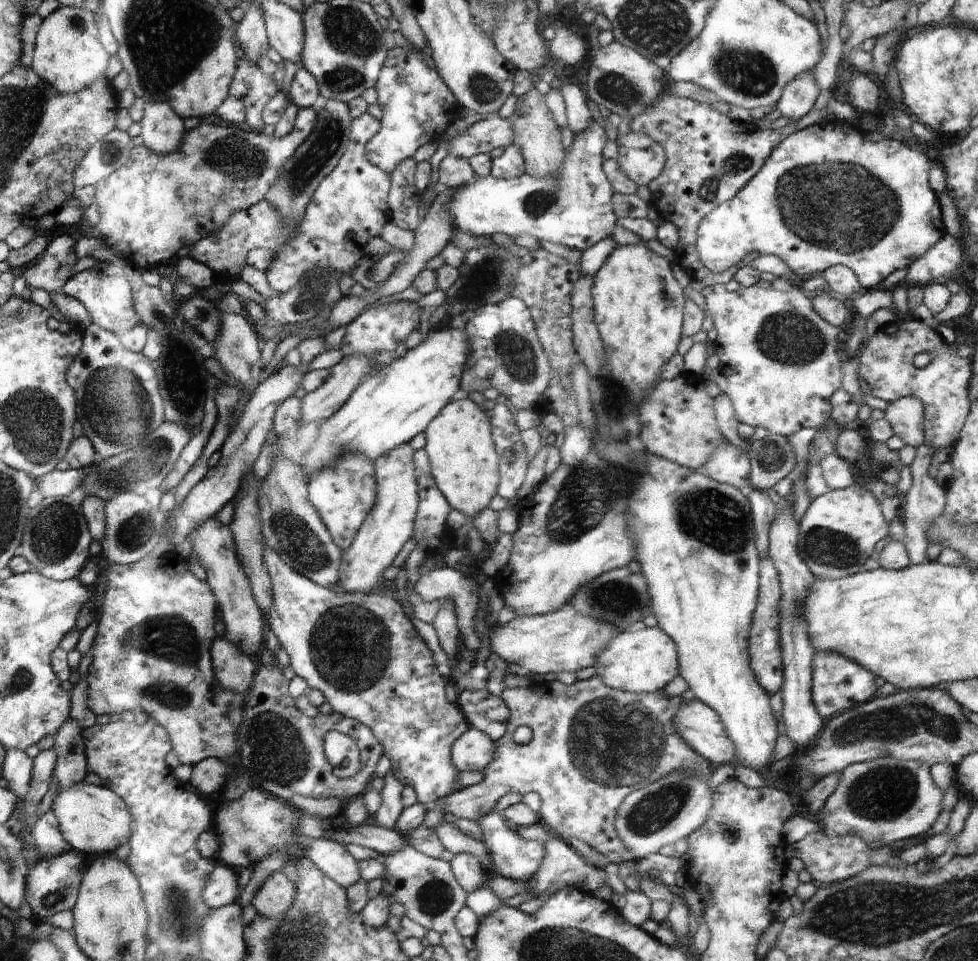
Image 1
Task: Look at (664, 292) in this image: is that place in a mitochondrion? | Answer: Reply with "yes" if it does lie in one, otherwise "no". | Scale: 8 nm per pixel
yes

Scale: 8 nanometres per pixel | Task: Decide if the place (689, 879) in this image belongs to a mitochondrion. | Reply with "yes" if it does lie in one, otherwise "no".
no

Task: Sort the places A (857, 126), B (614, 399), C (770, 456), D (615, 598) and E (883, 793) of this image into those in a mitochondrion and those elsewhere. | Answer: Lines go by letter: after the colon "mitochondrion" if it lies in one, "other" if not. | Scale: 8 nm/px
A: other
B: mitochondrion
C: mitochondrion
D: mitochondrion
E: mitochondrion

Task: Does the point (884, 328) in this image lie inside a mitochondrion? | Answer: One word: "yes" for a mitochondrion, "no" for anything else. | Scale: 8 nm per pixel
no

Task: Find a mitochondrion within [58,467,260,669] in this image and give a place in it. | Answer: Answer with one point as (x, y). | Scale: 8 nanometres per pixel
(135, 530)

